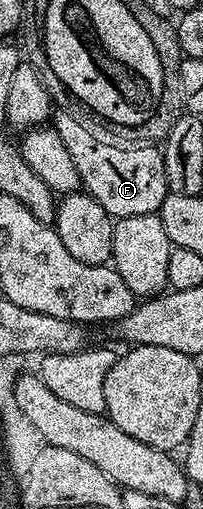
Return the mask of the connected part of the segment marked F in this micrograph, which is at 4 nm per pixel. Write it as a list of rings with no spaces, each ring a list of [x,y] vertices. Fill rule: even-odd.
[[[61,111],[56,115],[54,128],[62,143],[66,143],[70,159],[74,159],[83,192],[94,198],[114,219],[159,214],[169,191],[164,174],[164,154],[155,144],[132,143],[127,146],[129,149],[123,149],[120,143],[98,143],[78,119],[72,119]]]

